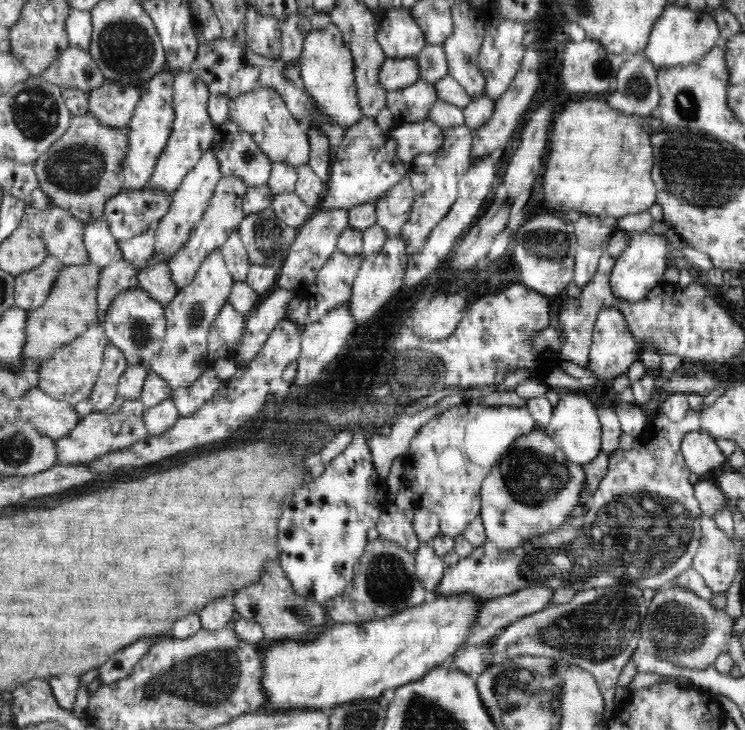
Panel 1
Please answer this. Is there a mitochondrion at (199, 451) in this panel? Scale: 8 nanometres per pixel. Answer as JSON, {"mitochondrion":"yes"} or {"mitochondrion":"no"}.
{"mitochondrion":"no"}

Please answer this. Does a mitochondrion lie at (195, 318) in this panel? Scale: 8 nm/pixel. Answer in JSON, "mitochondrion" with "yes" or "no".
{"mitochondrion":"yes"}

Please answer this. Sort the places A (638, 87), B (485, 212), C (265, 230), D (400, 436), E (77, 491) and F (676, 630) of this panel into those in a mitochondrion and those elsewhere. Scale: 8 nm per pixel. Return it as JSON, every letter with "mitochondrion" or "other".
{"A":"mitochondrion","B":"other","C":"mitochondrion","D":"other","E":"other","F":"mitochondrion"}

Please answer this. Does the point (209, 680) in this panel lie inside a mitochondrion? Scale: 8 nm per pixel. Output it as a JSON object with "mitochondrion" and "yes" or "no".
{"mitochondrion":"yes"}

